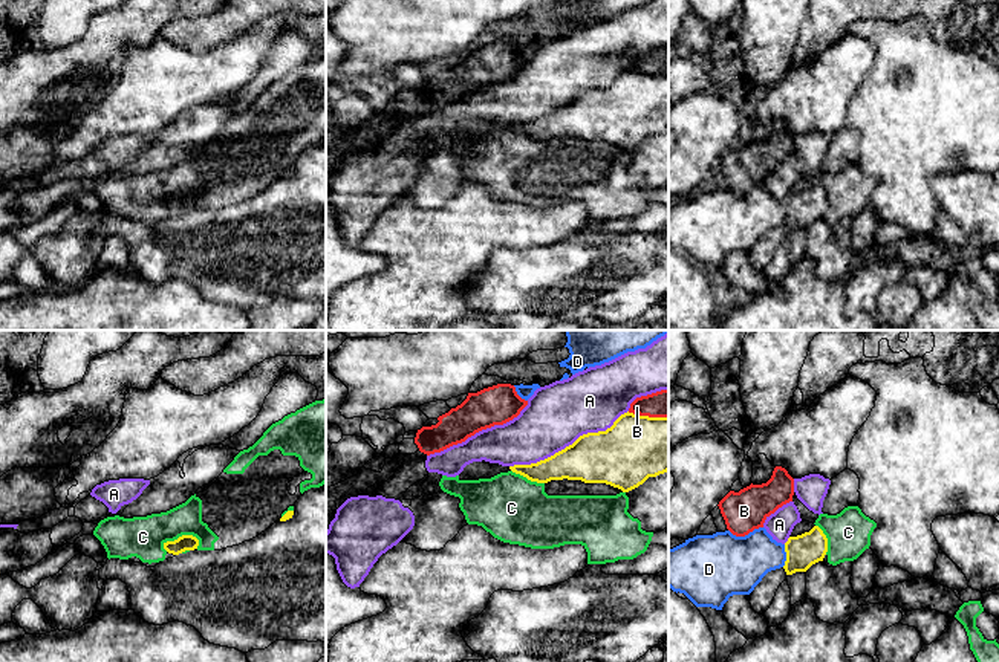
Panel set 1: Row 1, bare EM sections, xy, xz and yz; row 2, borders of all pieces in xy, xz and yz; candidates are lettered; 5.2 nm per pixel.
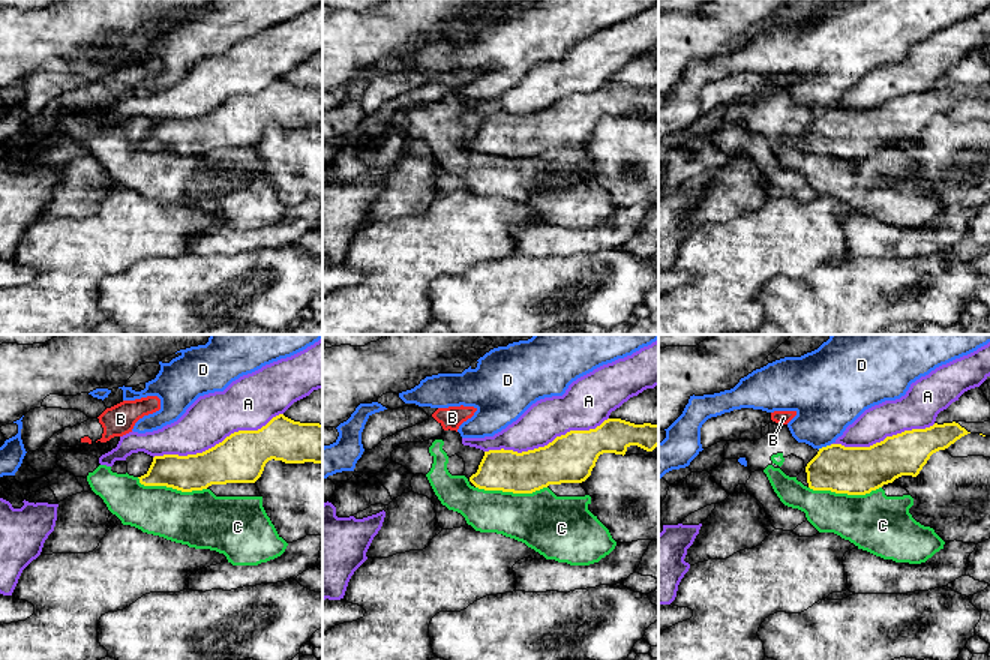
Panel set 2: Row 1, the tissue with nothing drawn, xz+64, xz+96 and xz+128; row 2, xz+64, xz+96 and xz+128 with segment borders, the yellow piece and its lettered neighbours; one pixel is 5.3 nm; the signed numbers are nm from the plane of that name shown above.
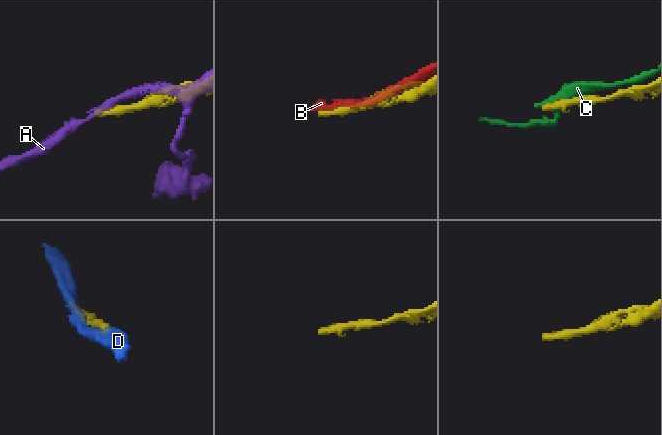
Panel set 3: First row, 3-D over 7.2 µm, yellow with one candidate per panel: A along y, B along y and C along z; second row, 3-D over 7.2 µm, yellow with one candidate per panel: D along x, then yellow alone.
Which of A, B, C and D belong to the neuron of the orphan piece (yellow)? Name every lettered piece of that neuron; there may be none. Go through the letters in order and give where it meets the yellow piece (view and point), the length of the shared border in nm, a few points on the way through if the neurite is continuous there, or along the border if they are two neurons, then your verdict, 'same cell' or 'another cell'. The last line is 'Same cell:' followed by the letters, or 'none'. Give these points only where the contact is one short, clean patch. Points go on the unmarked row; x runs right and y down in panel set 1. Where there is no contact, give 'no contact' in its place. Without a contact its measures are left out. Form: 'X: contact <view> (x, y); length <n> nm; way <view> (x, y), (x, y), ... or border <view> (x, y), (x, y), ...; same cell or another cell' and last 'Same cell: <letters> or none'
A: contact xz (569, 103); length 700 nm; another cell
B: contact xz (647, 74); length 220 nm; another cell
C: contact xy (179, 194); length 200 nm; same cell
D: contact yz (787, 213); length 120 nm; border yz (785, 202), (785, 220), (782, 223); another cell
Same cell: C

